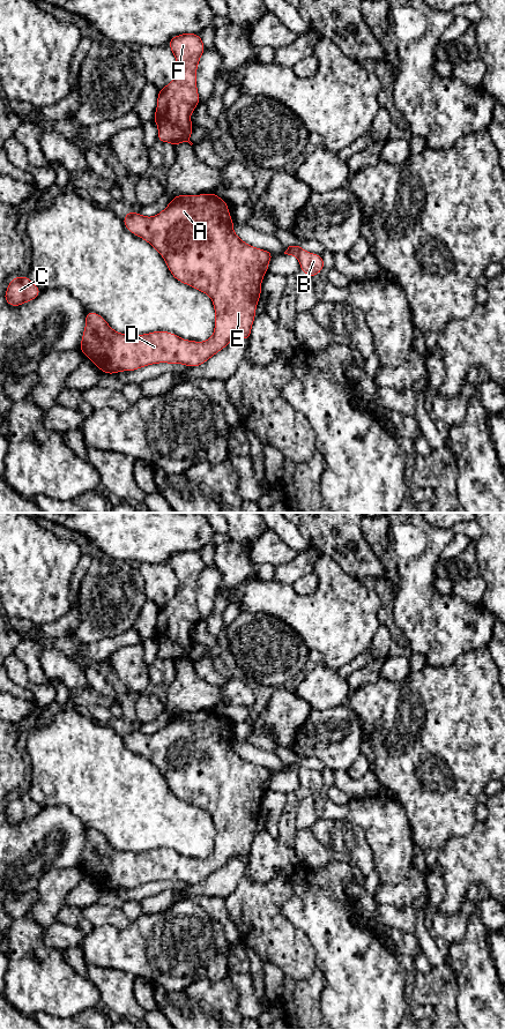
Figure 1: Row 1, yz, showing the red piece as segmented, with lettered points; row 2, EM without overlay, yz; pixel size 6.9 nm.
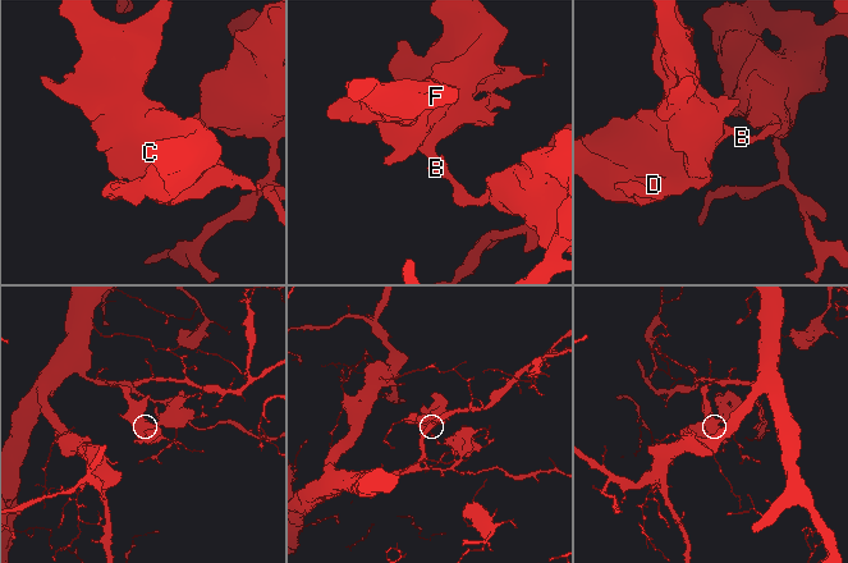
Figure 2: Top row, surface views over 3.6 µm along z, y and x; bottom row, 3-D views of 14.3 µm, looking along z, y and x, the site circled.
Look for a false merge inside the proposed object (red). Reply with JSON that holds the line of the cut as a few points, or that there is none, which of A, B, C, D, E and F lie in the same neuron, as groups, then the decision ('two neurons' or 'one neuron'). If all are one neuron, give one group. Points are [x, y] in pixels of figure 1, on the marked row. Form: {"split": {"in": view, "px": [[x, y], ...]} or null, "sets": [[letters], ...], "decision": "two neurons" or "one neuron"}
{"split": {"in": "yz", "px": [[292, 246], [294, 254]]}, "sets": [["A", "C", "D", "E", "F"], ["B"]], "decision": "two neurons"}

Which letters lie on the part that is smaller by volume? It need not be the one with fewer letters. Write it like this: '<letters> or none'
A, C, D, E, F

